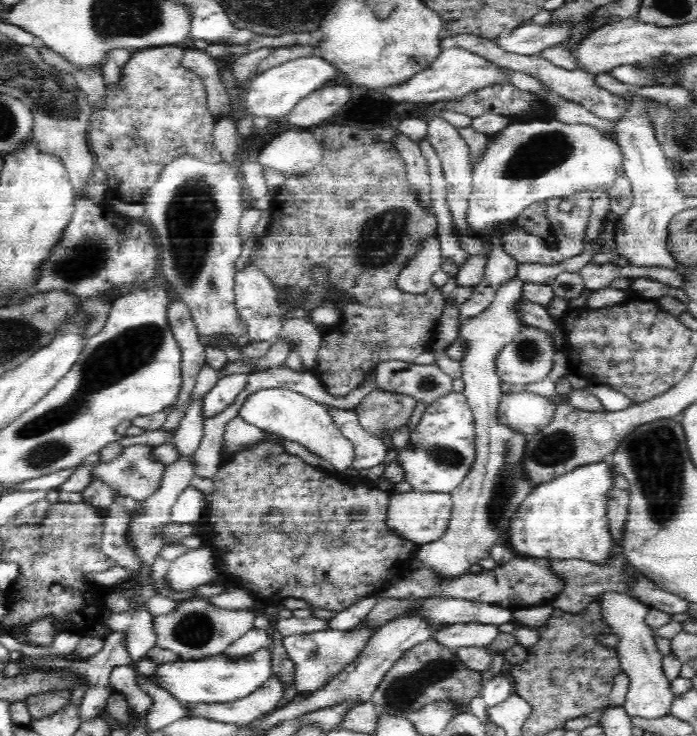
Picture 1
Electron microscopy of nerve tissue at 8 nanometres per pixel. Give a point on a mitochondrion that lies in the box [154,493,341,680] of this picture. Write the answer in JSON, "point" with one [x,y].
{"point":[193,629]}

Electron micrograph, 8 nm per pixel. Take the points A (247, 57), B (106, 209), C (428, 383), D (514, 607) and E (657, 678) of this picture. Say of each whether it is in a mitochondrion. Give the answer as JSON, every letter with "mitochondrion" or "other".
{"A":"other","B":"other","C":"mitochondrion","D":"other","E":"other"}

